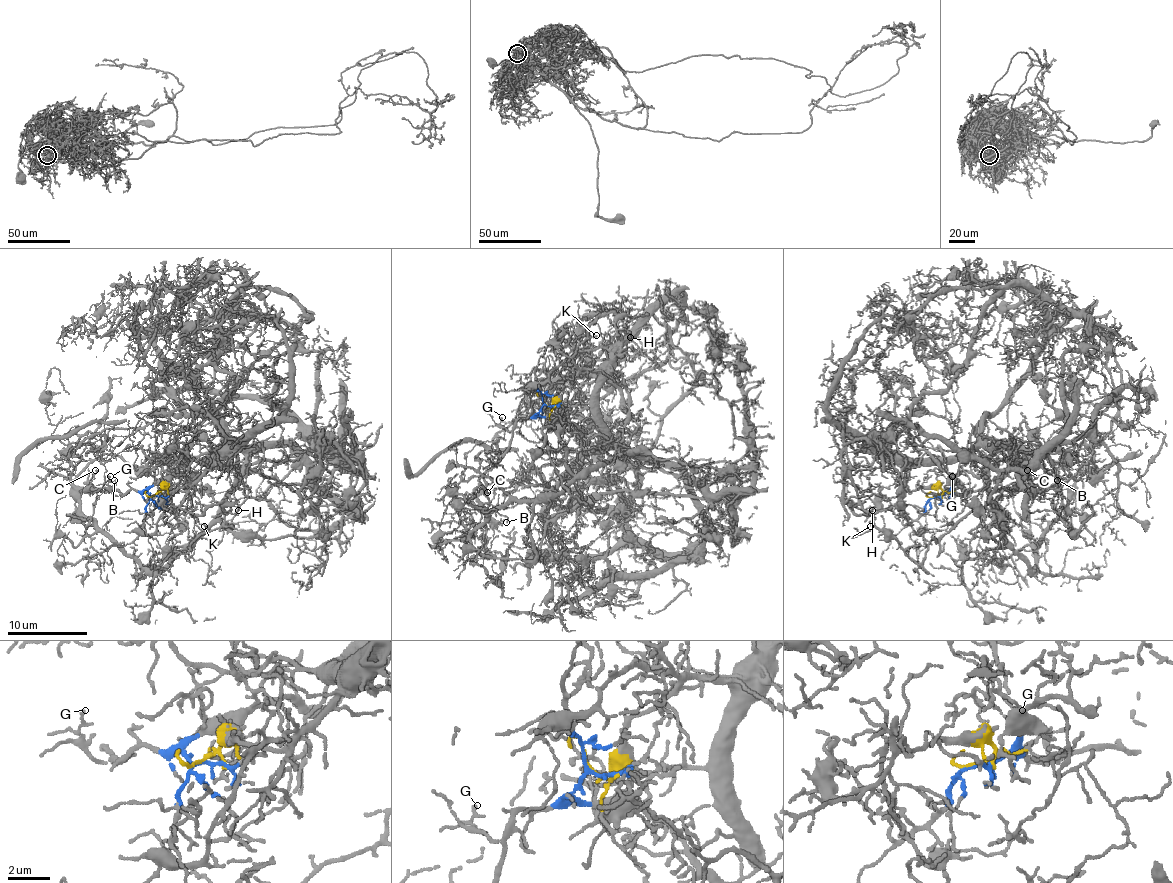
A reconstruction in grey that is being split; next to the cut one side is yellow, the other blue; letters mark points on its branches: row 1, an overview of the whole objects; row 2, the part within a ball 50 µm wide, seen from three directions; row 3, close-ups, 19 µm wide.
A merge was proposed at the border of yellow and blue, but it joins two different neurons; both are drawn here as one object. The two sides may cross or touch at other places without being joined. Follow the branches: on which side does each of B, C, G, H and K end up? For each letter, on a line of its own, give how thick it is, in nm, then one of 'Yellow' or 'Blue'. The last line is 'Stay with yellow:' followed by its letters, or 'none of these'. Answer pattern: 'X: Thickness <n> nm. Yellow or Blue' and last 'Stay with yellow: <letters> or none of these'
B: Thickness 120 nm. Blue
C: Thickness 100 nm. Blue
G: Thickness 150 nm. Blue
H: Thickness 130 nm. Yellow
K: Thickness 120 nm. Yellow
Stay with yellow: H, K

